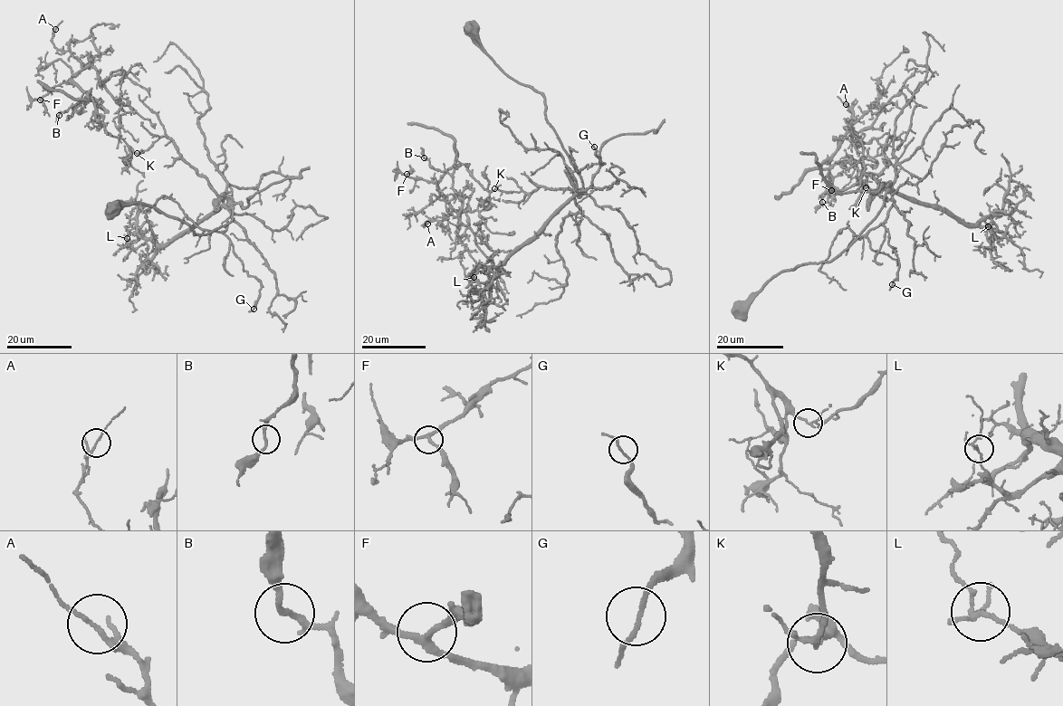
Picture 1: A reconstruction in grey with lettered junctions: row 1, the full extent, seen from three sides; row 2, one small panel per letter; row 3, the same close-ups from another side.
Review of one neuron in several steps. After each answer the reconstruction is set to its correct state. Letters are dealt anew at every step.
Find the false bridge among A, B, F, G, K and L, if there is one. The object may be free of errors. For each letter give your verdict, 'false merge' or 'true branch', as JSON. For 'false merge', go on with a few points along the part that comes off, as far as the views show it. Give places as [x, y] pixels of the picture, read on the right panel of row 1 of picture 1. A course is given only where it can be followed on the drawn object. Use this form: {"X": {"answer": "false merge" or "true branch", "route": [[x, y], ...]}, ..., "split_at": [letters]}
{"A": {"answer": "true branch"}, "B": {"answer": "true branch"}, "F": {"answer": "true branch"}, "G": {"answer": "true branch"}, "K": {"answer": "false merge", "route": [[866, 187], [838, 190], [818, 167], [850, 124], [867, 128], [892, 98], [911, 100], [920, 81], [937, 75]]}, "L": {"answer": "true branch"}, "split_at": ["K"]}

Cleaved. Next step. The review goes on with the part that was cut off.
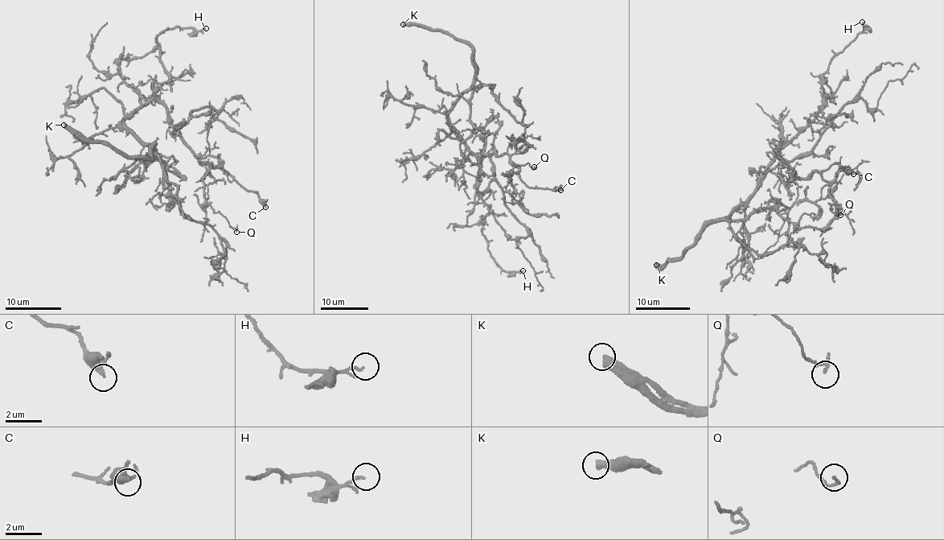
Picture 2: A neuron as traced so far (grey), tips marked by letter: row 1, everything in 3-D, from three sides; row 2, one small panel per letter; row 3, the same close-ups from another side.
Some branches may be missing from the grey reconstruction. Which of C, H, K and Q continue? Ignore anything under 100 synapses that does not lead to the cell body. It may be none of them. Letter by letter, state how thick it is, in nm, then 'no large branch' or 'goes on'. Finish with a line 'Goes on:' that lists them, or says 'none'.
C: calibre 240 nm; no large branch
H: calibre 130 nm; no large branch
K: calibre 420 nm; goes on
Q: calibre 160 nm; no large branch
Goes on: K

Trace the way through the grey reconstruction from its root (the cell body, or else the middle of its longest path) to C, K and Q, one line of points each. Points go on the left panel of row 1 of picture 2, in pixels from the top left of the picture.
C: (129, 117), (133, 110), (159, 101), (198, 161), (224, 170), (242, 187), (255, 191), (265, 207)
K: (129, 117), (121, 126), (143, 142), (153, 142), (151, 158), (117, 153), (108, 144), (91, 142), (63, 125)
Q: (129, 117), (150, 101), (162, 104), (198, 161), (211, 165), (203, 180), (206, 203), (236, 232)

